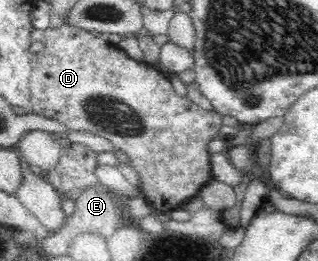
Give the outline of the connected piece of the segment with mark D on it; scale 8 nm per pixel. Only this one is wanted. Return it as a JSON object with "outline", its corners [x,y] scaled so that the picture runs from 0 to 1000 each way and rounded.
{"outline":[[[204,88],[138,115],[107,100],[91,142],[138,165],[132,195],[91,199],[104,425],[119,441],[186,456],[220,498],[264,498],[330,525],[358,567],[396,586],[406,628],[434,663],[437,739],[472,782],[481,812],[528,828],[544,801],[563,801],[623,751],[626,728],[648,705],[676,693],[654,548],[686,517],[701,479],[686,425],[660,429],[629,410],[588,364],[569,372],[541,337],[535,299],[503,264],[459,234],[428,234],[368,172],[299,142],[245,100]]]}

